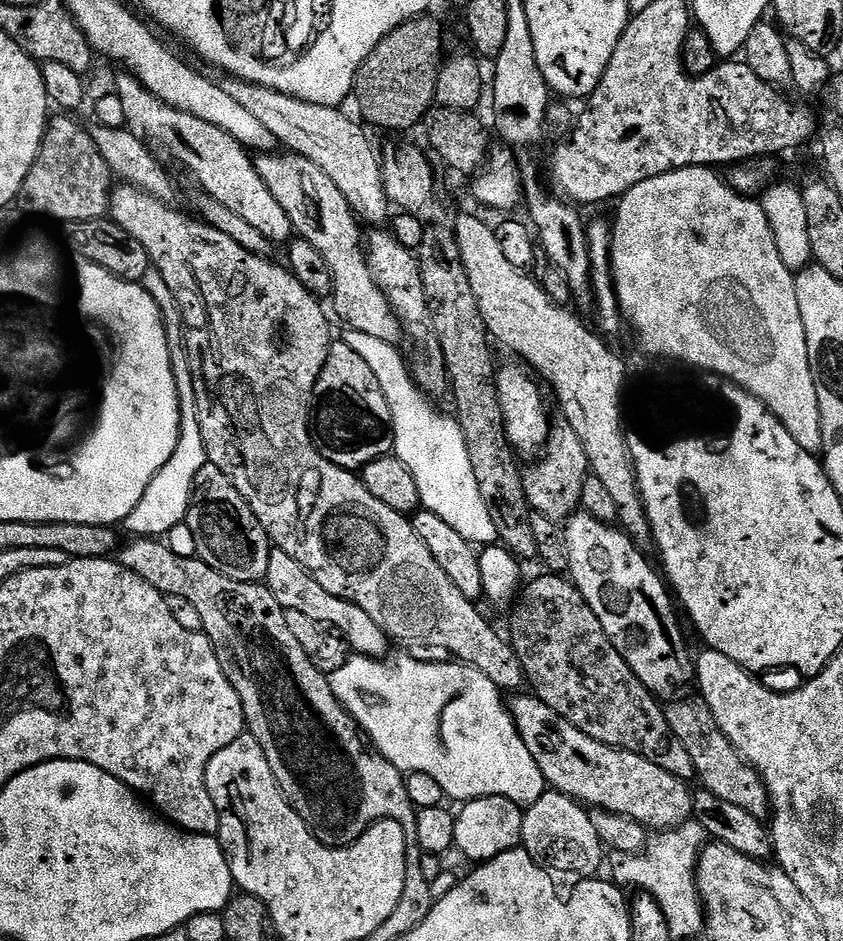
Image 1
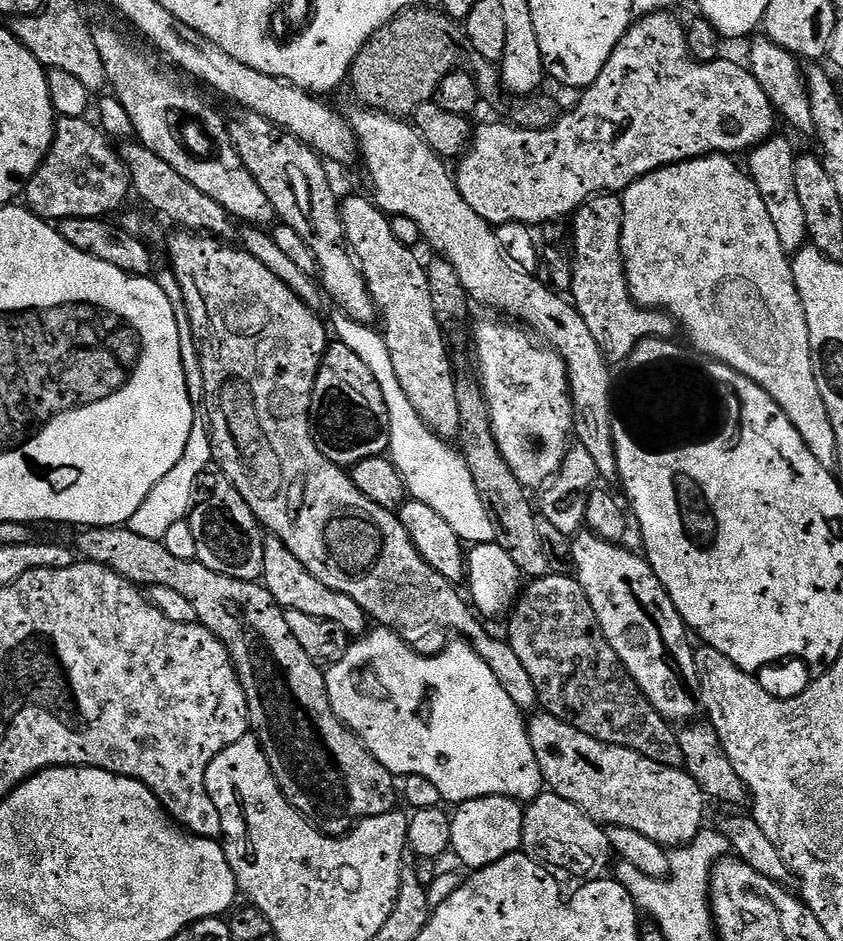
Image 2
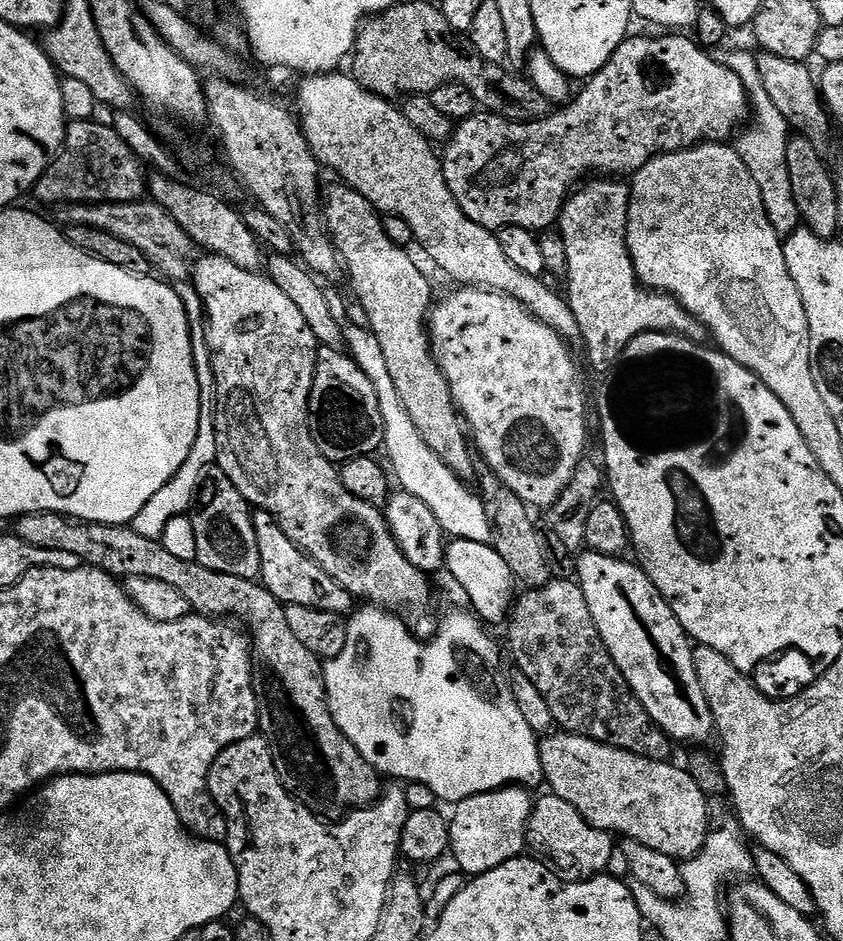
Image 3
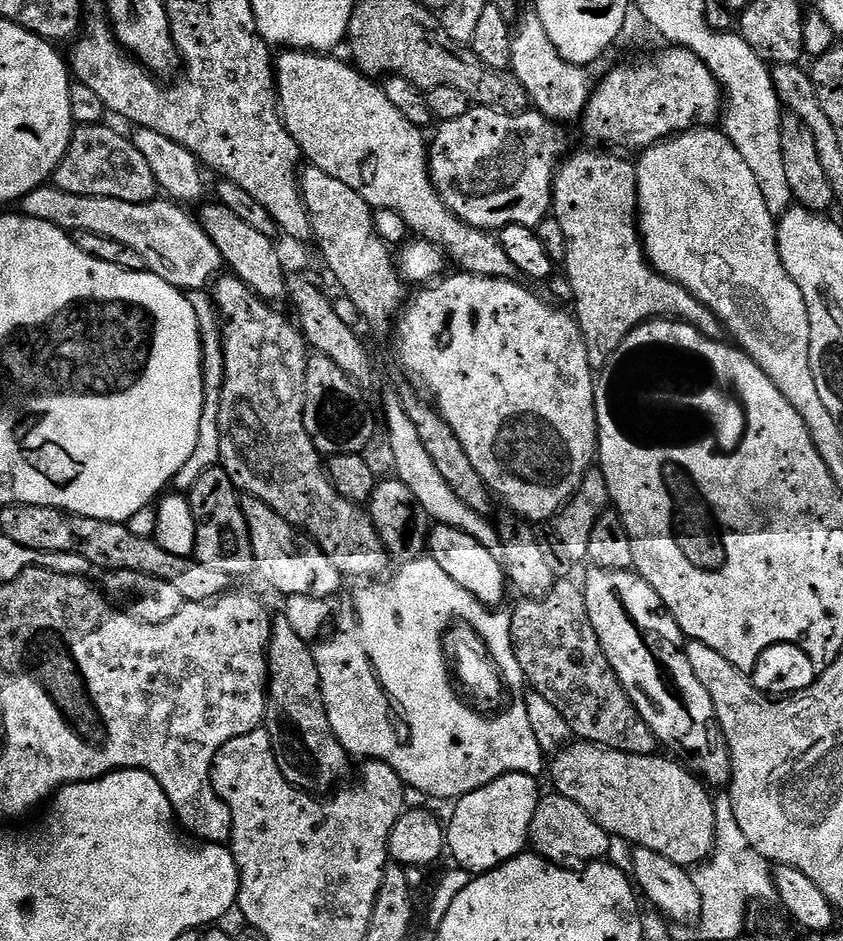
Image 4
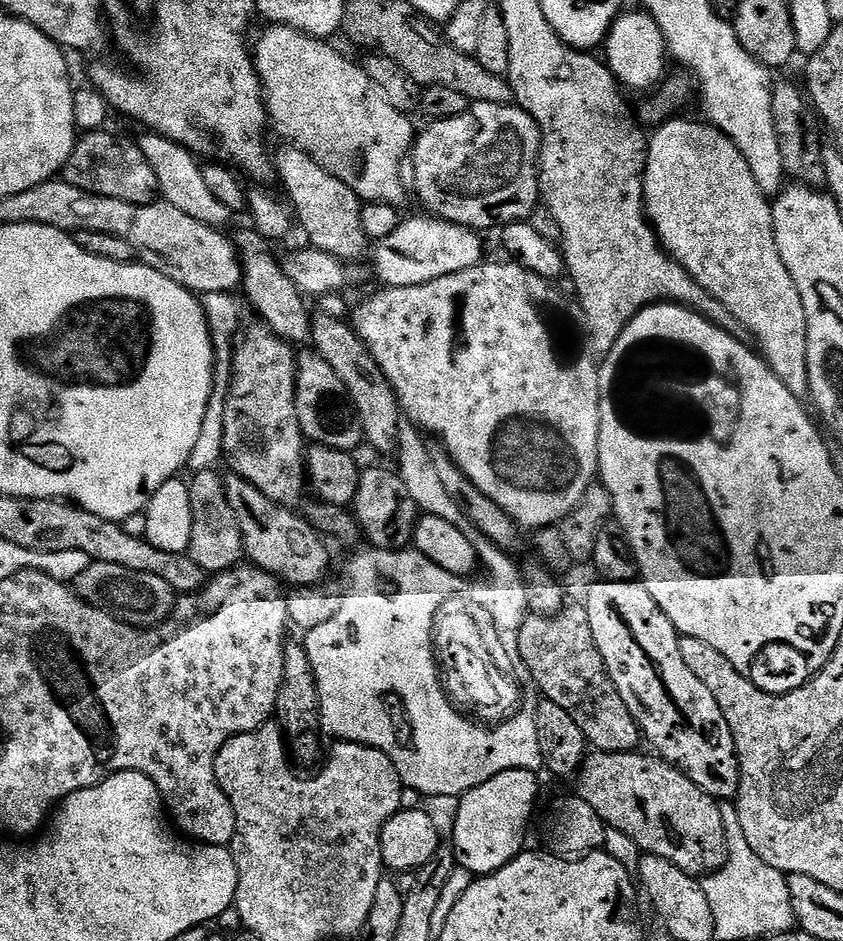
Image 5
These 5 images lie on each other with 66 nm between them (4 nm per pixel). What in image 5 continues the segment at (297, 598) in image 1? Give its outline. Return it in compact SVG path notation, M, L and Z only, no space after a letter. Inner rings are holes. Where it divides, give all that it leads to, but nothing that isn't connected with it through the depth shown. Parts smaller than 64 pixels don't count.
M225 475L224 489L226 498L230 498L230 507L238 518L238 527L242 529L245 557L251 563L285 585L296 588L313 587L327 577L324 575L328 572L328 548L311 520L285 504L266 498L258 486L246 482L246 478L241 476Z

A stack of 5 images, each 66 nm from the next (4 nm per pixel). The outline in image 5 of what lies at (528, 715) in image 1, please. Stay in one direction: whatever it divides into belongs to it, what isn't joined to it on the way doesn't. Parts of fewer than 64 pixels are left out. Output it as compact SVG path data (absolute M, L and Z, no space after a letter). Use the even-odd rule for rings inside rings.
M640 750L622 753L593 751L580 767L578 779L575 781L577 782L575 791L597 811L598 818L604 820L613 833L616 831L629 836L641 848L639 850L641 853L666 858L666 862L674 862L678 870L697 878L716 872L728 857L728 843L720 804L679 768L666 760L661 760L655 754L643 756L641 752Z

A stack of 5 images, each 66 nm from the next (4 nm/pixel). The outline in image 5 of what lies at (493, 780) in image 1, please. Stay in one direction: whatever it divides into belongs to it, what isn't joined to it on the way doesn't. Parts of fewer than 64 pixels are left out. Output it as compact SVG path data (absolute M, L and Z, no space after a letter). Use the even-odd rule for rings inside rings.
M371 546L365 547L365 549L365 552L358 553L348 564L348 592L346 588L340 601L338 614L334 614L334 618L330 618L330 622L326 622L323 626L314 626L314 630L307 632L302 640L304 649L310 658L310 666L314 666L314 678L320 699L320 723L323 731L327 735L329 732L330 735L336 736L332 738L337 741L349 740L355 744L365 744L371 748L382 750L394 762L404 787L413 787L414 790L420 791L424 798L430 798L430 796L459 798L465 792L474 790L474 786L482 786L482 782L490 782L490 778L494 778L494 774L502 774L502 770L525 768L531 772L539 773L544 768L544 759L542 758L542 750L538 746L538 722L532 724L532 700L522 700L522 688L519 684L492 661L490 650L486 648L482 634L479 633L479 628L475 625L472 617L468 620L462 616L448 618L440 628L440 640L438 640L440 650L434 650L432 654L429 653L429 624L434 623L434 614L438 610L438 606L449 603L461 591L461 577L448 573L442 566L435 565L430 558L424 557L415 550L387 552ZM387 696L397 696L398 699L404 700L404 712L408 715L409 726L412 727L412 737L409 738L408 744L400 744L400 732L396 729L391 714L388 713L387 702L384 701Z

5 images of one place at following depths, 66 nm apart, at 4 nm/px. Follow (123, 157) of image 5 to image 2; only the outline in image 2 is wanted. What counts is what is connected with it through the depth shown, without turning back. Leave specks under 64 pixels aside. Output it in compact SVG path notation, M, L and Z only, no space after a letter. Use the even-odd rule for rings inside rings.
M61 116L56 122L56 133L52 139L52 145L50 150L46 154L46 158L40 164L40 169L28 179L28 183L22 193L23 199L26 201L26 206L35 214L35 216L41 216L43 220L49 222L59 222L62 220L69 220L70 218L94 218L95 220L101 218L111 217L111 212L116 212L124 204L124 199L130 196L132 192L132 175L128 172L128 168L124 164L124 159L120 157L117 145L110 139L107 132L103 128L97 126L95 123L92 124L88 121L88 118L84 116Z

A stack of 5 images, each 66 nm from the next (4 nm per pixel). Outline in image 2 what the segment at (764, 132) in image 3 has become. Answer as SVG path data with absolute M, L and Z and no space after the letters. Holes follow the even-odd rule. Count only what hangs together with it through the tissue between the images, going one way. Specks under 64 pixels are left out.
M773 135L747 153L746 171L758 186L758 194L762 194L762 202L766 202L766 211L770 214L770 222L774 222L778 242L782 242L785 252L795 254L805 247L808 240L806 214L802 211L802 201L798 199L798 190L794 187L794 162L797 153L792 152L791 142L780 135Z

